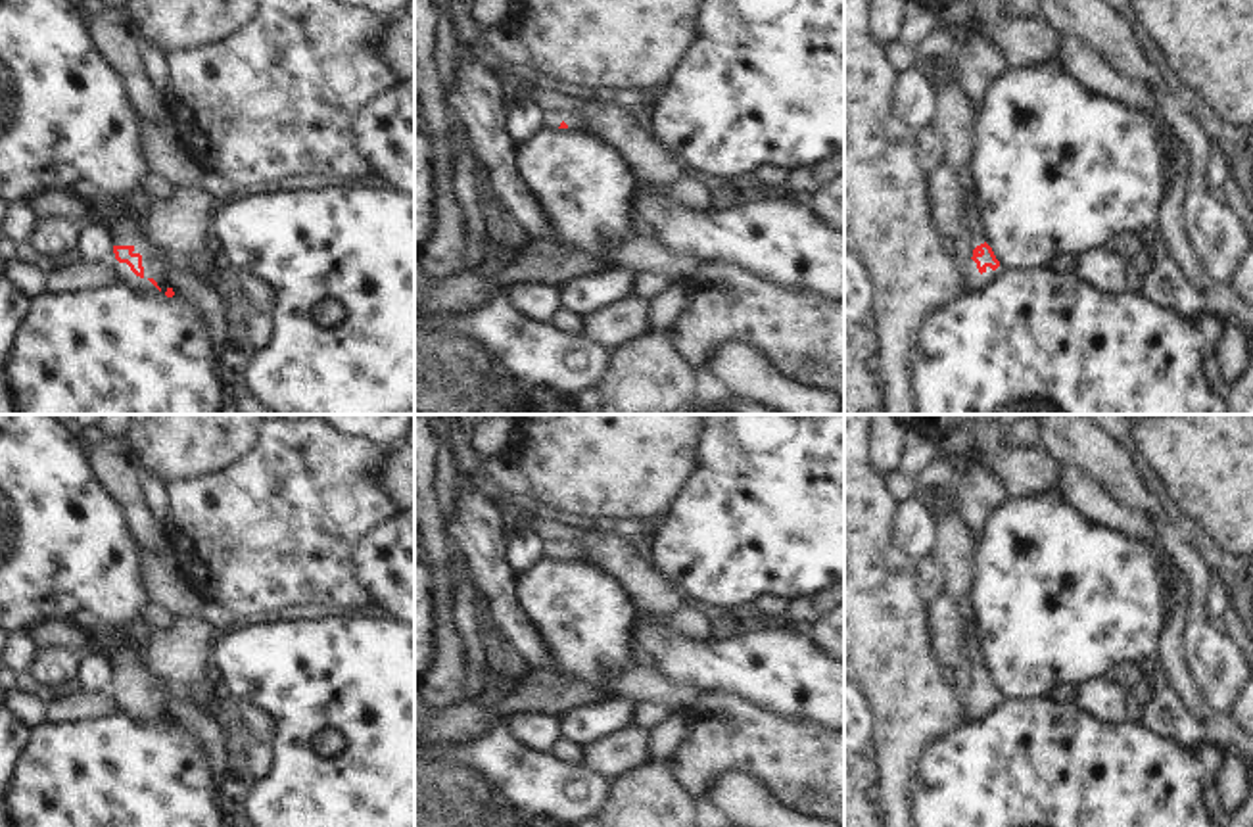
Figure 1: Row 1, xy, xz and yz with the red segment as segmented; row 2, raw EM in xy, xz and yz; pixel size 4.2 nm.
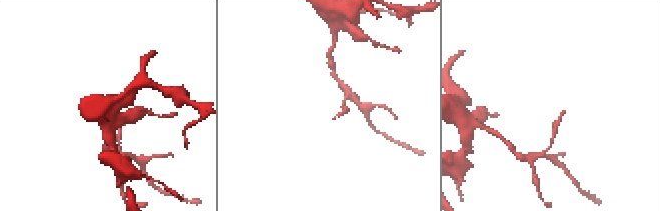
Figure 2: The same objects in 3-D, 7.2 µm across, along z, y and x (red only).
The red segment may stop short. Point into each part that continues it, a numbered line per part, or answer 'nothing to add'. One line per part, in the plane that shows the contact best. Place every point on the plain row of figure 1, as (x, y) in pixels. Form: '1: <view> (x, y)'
1: xy (119, 651)

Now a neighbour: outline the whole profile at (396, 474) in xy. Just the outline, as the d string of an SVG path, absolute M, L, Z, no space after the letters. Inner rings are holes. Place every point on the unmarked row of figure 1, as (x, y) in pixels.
M401 441L384 453L378 482L399 510L414 508L414 449Z

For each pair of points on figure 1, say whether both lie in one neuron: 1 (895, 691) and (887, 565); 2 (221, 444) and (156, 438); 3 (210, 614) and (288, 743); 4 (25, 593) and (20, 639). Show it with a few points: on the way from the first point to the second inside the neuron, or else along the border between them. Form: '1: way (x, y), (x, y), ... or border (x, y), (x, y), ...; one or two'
1: way (891, 661), (887, 655), (887, 595); one
2: way (206, 438), (171, 438); one
3: border (235, 626), (219, 634); two
4: border (20, 630), (27, 634); two

